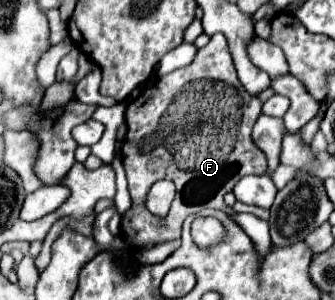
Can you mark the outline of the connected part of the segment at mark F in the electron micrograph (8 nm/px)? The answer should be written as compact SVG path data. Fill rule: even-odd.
M214 34L210 42L198 50L192 64L162 76L156 82L156 86L146 88L138 98L134 98L126 106L128 134L122 146L122 162L126 168L128 190L132 196L132 210L122 215L120 236L128 242L132 250L180 238L184 218L190 214L200 214L206 208L220 208L224 212L234 212L224 204L224 194L230 192L242 176L266 172L266 156L262 154L260 148L254 146L250 138L252 126L256 124L260 112L262 112L262 102L246 94L244 86L240 84L228 50L228 42L222 34ZM160 178L170 178L178 190L169 213L163 220L158 220L144 208L146 192Z

